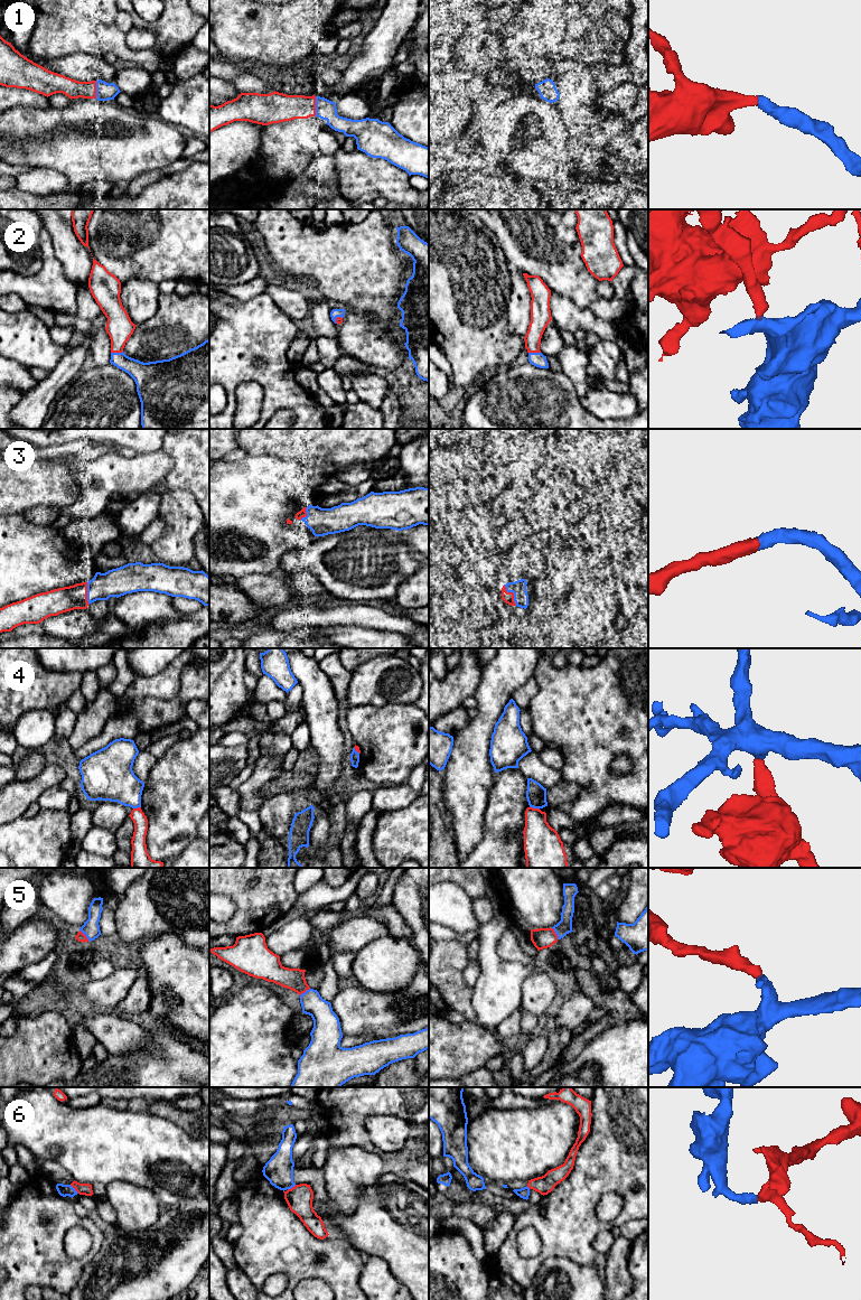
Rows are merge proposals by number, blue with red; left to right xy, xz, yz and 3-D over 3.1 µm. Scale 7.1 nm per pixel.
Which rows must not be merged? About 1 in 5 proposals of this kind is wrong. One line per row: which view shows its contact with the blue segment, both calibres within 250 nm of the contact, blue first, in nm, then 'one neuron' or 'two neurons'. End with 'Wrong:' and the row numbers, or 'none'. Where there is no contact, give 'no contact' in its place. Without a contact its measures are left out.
1: meets blue in xz; 140 nm thick on the blue side, 200 nm on the other; one neuron
2: meets blue in xy; 160 nm thick on the blue side, 190 nm on the other; one neuron
3: meets blue in yz; 110 nm thick on the blue side, 80 nm on the other; one neuron
4: meets blue in yz; 140 nm thick on the blue side, 240 nm on the other; two neurons
5: meets blue in xy; 120 nm thick on the blue side, 60 nm on the other; one neuron
6: meets blue in xy; 90 nm thick on the blue side, 80 nm on the other; two neurons
Wrong: 4, 6

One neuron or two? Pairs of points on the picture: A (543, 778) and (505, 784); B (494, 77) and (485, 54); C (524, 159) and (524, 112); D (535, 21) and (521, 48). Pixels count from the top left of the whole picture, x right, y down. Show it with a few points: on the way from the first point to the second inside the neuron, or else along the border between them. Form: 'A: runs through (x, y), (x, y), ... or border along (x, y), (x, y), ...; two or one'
A: border along (517, 768), (526, 778); two
B: border along (497, 68), (488, 75); two
C: runs through (530, 147), (530, 120); one
D: runs through (534, 28), (521, 41); one

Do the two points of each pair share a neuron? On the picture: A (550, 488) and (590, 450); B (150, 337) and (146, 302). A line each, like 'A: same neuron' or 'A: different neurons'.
A: same neuron
B: different neurons

